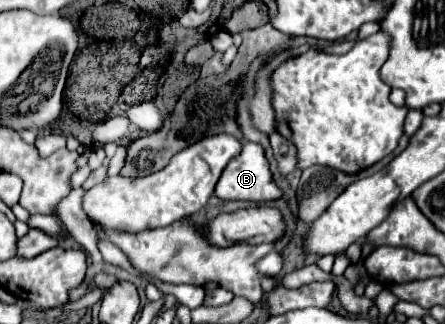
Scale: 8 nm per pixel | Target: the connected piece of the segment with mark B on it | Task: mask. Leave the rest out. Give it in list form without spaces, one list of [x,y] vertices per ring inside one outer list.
[[[246,142],[242,152],[224,168],[214,194],[220,200],[270,202],[282,196],[282,190],[272,182],[268,160],[258,144]]]

